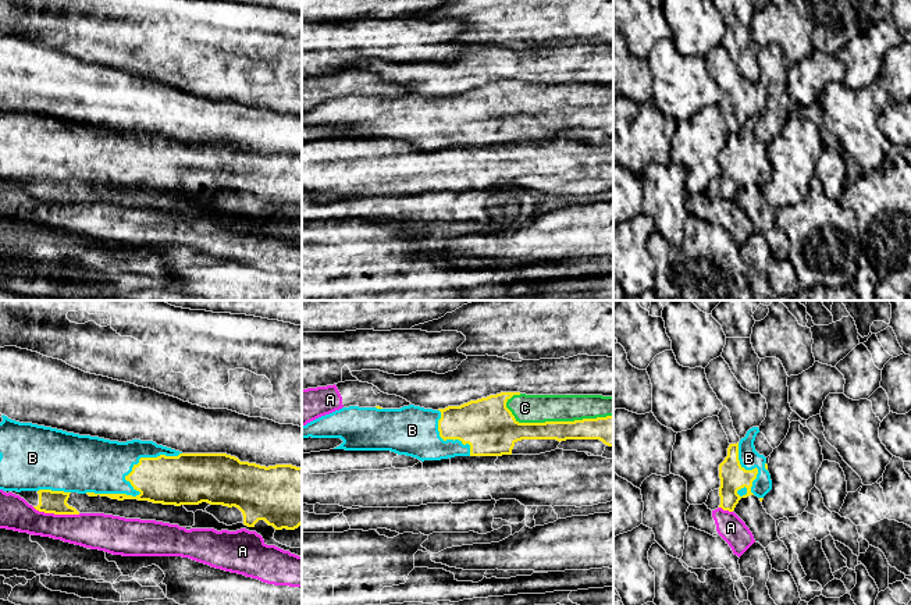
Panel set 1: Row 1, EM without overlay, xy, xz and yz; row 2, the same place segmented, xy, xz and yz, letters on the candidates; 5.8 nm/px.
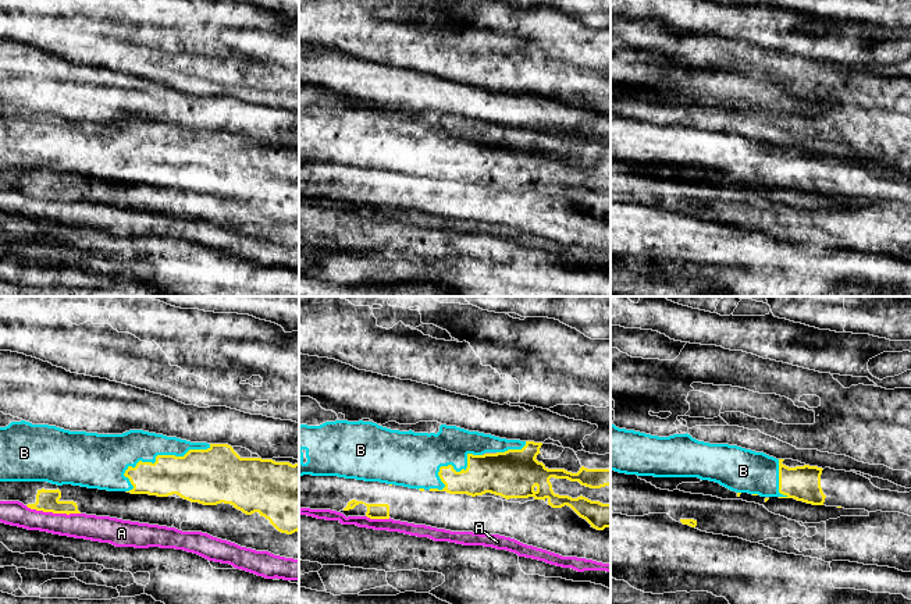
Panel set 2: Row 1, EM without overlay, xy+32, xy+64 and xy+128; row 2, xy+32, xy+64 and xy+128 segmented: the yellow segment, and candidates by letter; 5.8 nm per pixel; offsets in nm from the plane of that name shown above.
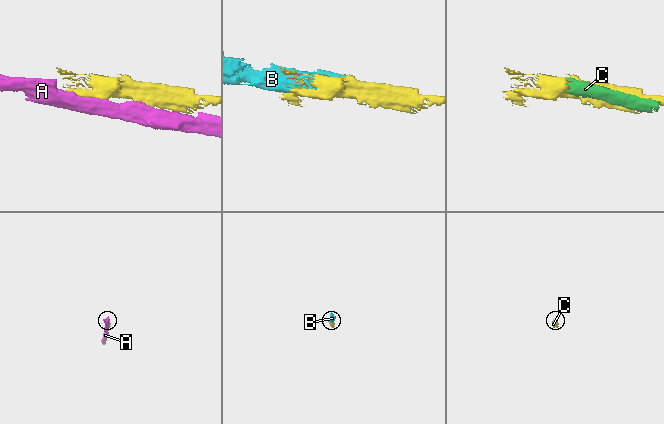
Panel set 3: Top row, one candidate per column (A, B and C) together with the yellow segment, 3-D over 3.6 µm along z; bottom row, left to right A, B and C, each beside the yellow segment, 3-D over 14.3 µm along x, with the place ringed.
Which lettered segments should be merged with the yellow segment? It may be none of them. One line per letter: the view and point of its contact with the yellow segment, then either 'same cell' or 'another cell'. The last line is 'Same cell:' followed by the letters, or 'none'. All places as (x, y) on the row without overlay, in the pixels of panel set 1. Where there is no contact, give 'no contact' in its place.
A: contact xy (56, 202); another cell
B: contact xy (130, 170); same cell
C: contact xz (557, 110); same cell
Same cell: B, C

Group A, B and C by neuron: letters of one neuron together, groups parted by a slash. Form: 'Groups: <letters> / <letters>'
Groups: A / B C

